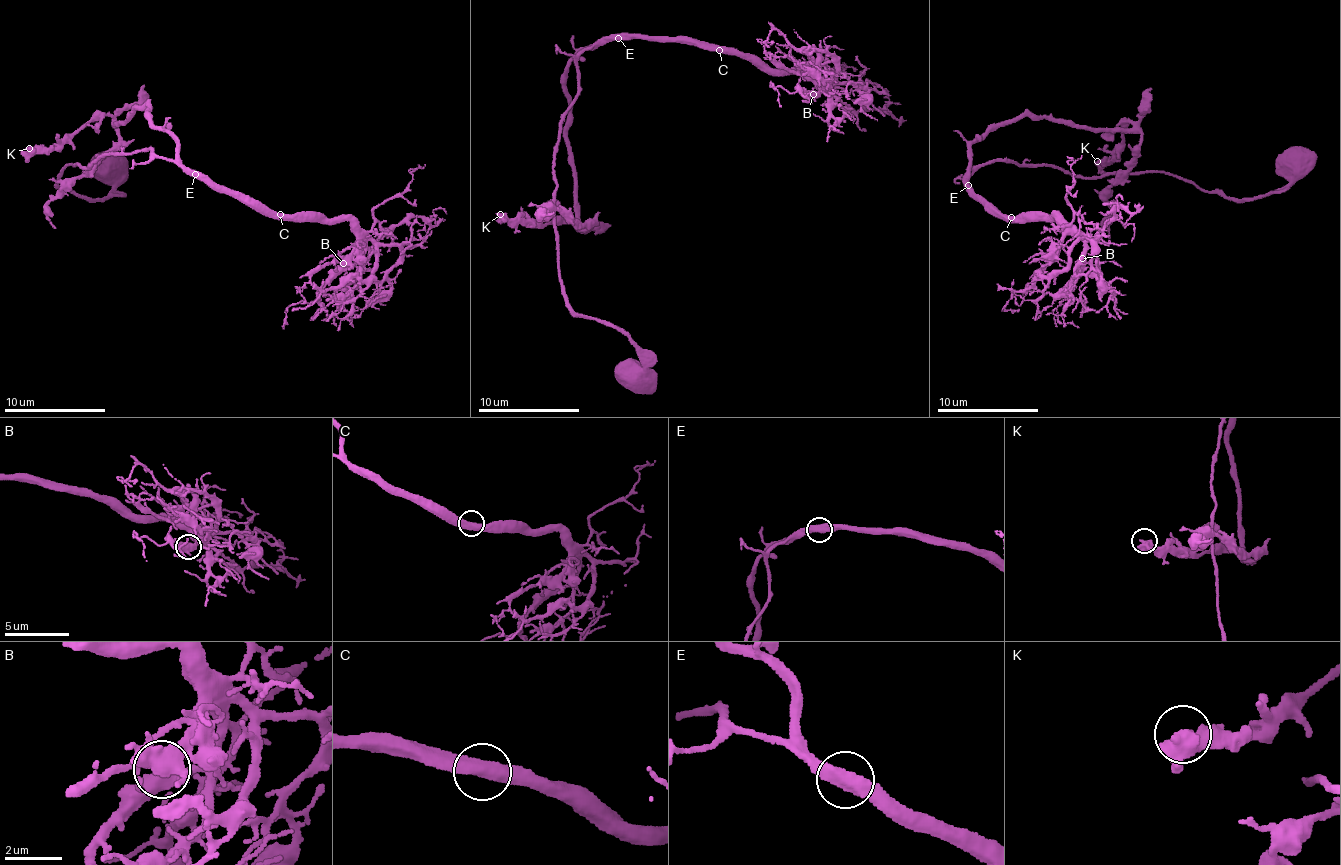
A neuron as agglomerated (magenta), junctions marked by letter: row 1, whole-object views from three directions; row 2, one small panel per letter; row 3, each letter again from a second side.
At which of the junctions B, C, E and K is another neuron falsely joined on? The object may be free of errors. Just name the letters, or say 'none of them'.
none of them

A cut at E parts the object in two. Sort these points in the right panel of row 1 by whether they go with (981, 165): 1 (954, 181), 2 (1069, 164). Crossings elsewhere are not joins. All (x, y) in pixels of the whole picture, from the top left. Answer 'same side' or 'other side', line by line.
1: same side
2: other side

